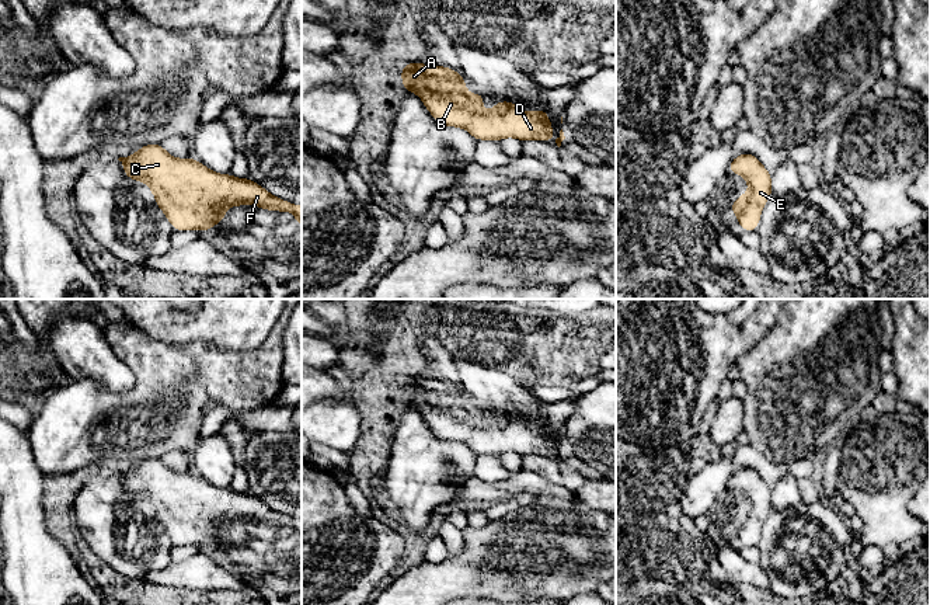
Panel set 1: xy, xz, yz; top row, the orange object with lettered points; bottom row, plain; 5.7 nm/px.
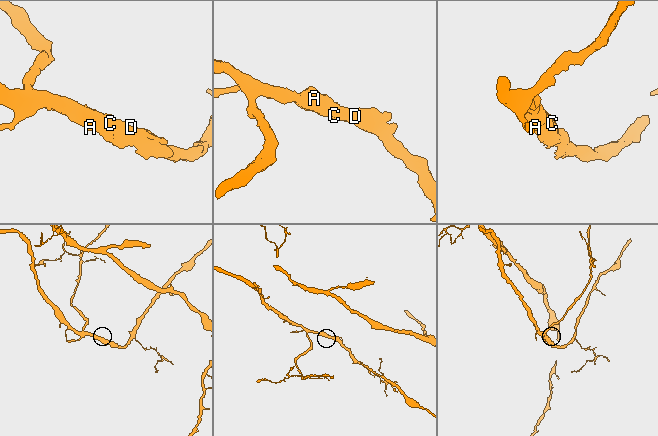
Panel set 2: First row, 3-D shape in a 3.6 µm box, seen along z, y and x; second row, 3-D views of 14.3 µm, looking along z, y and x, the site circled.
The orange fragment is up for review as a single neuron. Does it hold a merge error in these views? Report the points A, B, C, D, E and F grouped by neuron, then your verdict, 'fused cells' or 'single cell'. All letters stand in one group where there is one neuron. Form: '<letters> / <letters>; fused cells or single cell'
A B C D E F; single cell

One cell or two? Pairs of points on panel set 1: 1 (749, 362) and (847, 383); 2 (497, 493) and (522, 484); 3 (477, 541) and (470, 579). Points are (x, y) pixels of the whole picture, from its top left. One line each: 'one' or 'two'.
1: one
2: one
3: one

